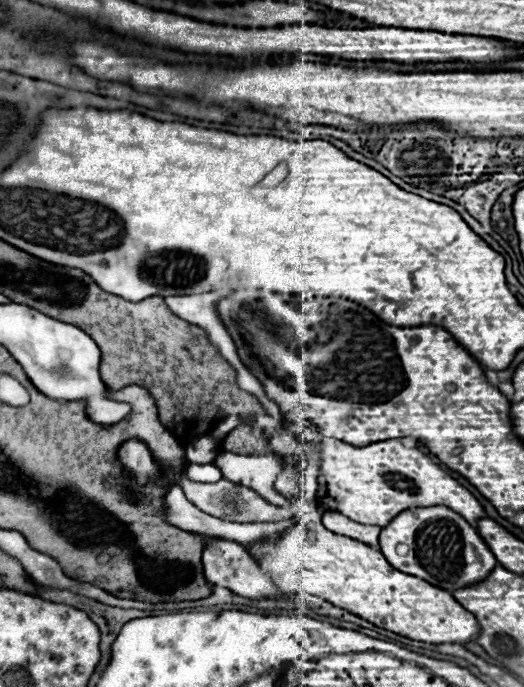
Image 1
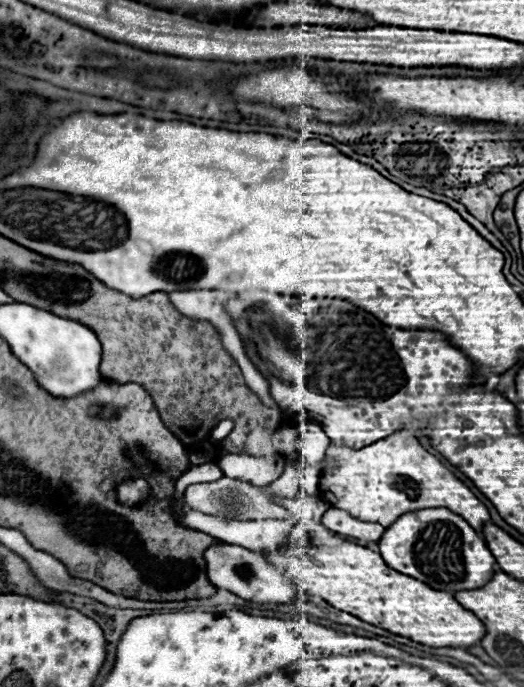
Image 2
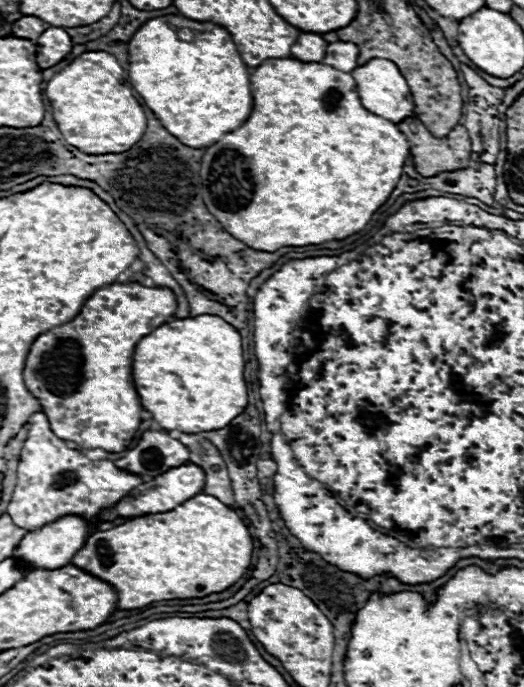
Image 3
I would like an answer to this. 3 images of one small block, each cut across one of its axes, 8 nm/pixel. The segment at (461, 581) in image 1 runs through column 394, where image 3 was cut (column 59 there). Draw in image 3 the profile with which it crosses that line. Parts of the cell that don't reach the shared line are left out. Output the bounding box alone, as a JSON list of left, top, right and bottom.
[12,514,96,570]

